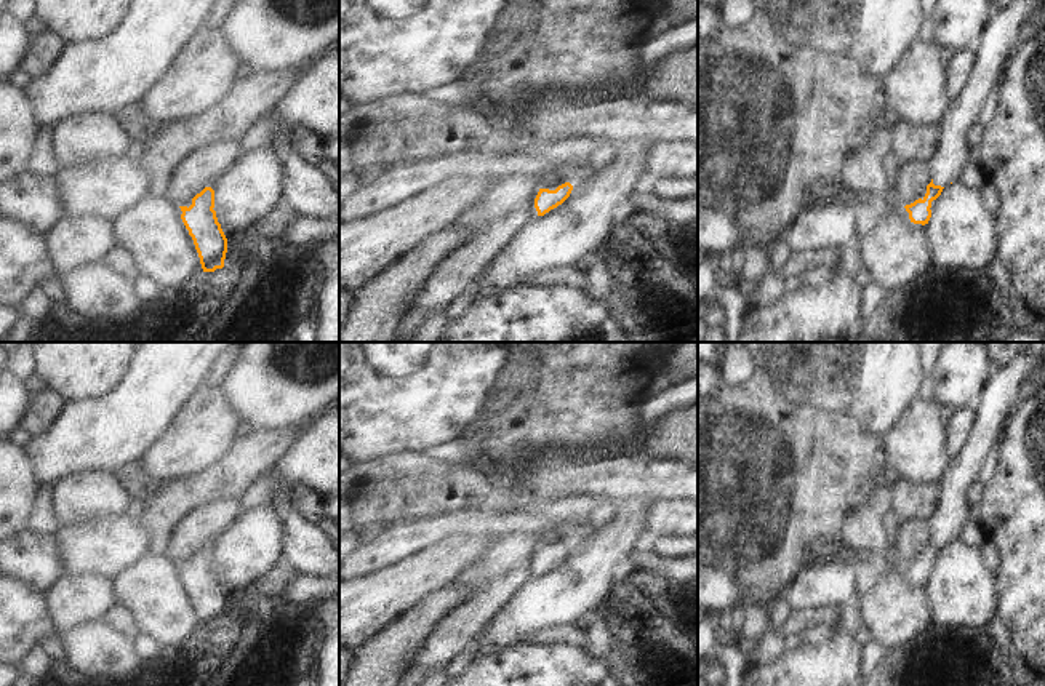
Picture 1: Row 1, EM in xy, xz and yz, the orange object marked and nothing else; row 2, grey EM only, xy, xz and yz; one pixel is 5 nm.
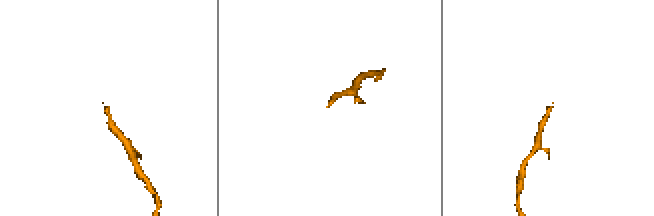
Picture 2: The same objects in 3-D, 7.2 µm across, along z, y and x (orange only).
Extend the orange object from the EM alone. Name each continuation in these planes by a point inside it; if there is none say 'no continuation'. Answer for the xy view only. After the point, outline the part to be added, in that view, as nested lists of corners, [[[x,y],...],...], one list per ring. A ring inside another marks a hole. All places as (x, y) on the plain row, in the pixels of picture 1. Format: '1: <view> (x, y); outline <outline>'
no continuation

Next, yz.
1: yz (999, 402); outline [[[1031,344],[1007,366],[991,373],[970,440],[941,481],[941,502],[928,521],[935,544],[946,545],[959,539],[970,515],[967,493],[978,480],[989,451],[1003,441],[1005,429],[1019,405],[1019,390],[1043,360],[1037,344]]]

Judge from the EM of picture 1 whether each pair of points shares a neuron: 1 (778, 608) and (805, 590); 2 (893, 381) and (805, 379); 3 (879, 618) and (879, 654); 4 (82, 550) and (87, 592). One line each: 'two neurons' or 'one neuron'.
1: two neurons
2: one neuron
3: two neurons
4: two neurons

